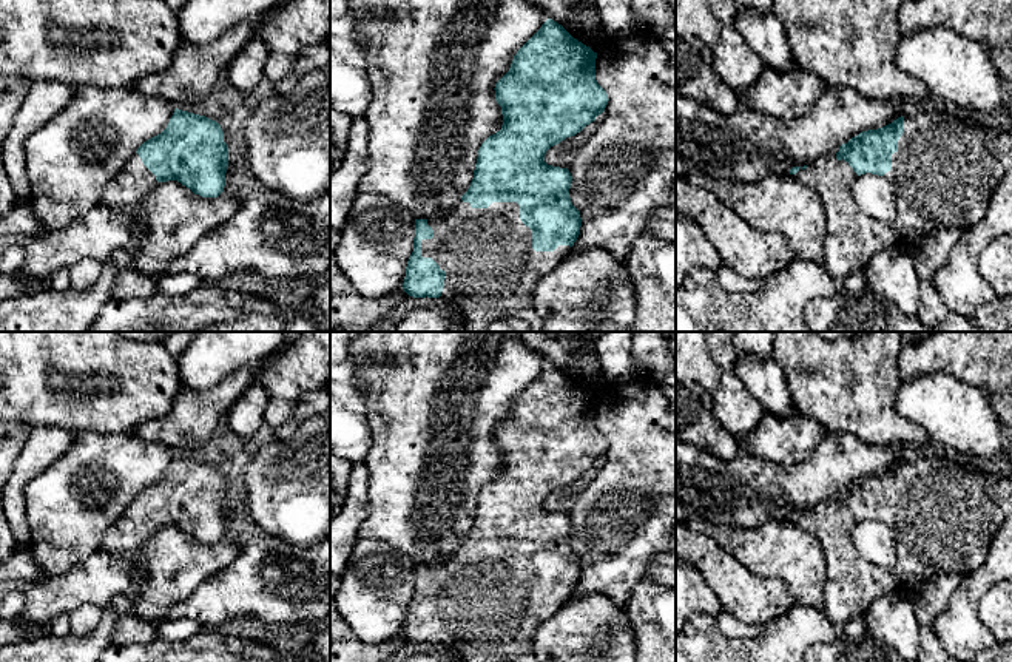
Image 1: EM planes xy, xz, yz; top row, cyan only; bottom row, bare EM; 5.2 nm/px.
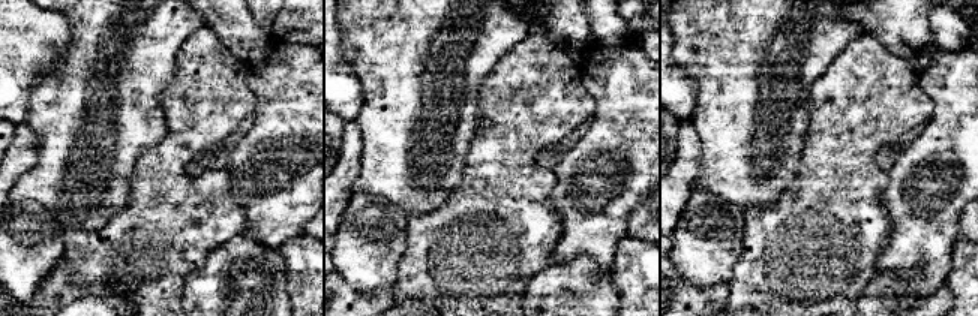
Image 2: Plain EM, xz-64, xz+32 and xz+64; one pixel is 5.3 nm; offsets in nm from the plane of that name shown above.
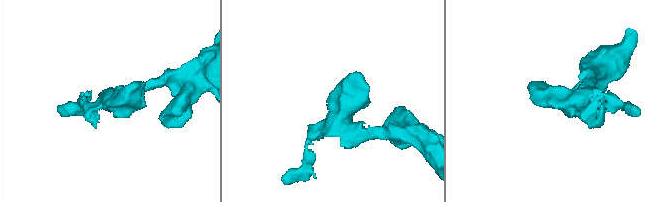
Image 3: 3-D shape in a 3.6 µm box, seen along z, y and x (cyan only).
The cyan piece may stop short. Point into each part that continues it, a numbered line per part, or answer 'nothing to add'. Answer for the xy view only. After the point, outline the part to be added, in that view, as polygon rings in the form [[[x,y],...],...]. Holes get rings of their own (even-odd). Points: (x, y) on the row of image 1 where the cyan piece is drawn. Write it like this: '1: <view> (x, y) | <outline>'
1: xy (125, 192) | [[[134,153],[125,167],[105,185],[99,201],[106,208],[136,214],[142,201],[159,184],[139,154]]]

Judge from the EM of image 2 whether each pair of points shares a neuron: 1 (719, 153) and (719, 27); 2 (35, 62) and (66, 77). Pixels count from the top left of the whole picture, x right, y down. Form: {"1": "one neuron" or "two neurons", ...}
{"1": "one neuron", "2": "two neurons"}

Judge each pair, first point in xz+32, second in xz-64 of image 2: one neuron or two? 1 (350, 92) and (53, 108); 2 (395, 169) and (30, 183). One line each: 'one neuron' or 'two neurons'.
1: two neurons
2: one neuron

